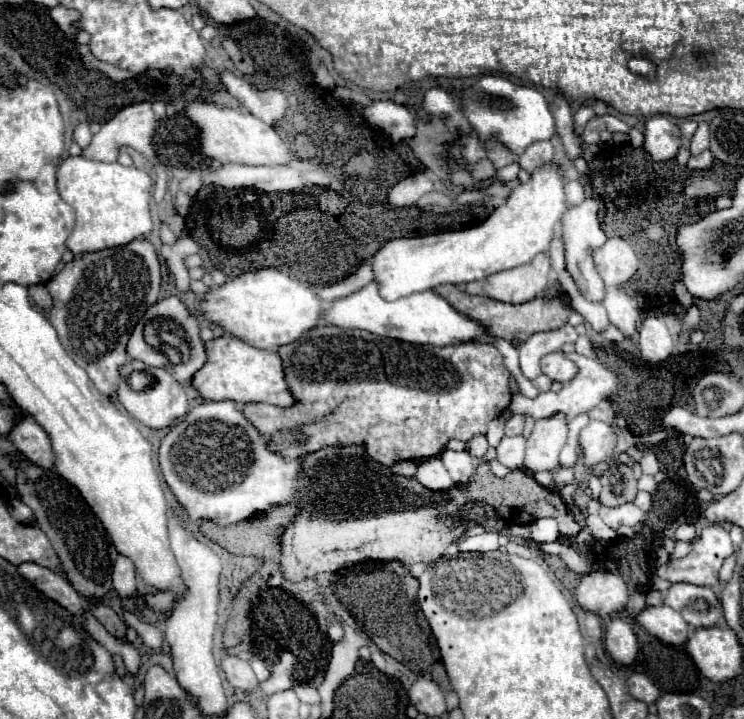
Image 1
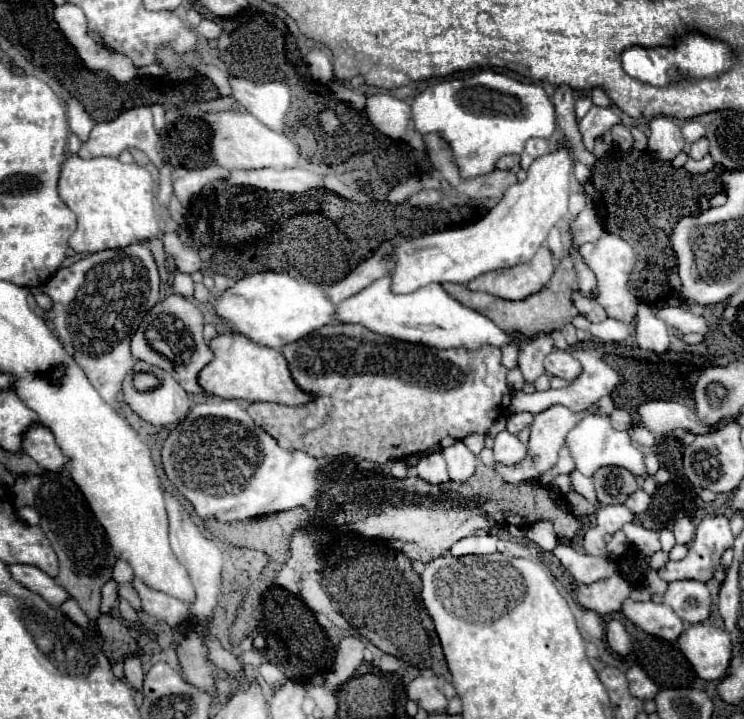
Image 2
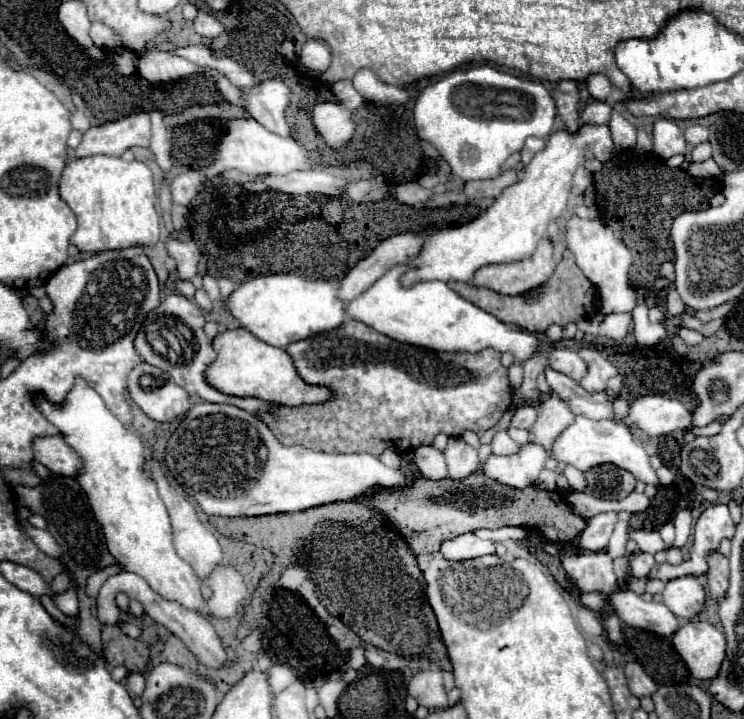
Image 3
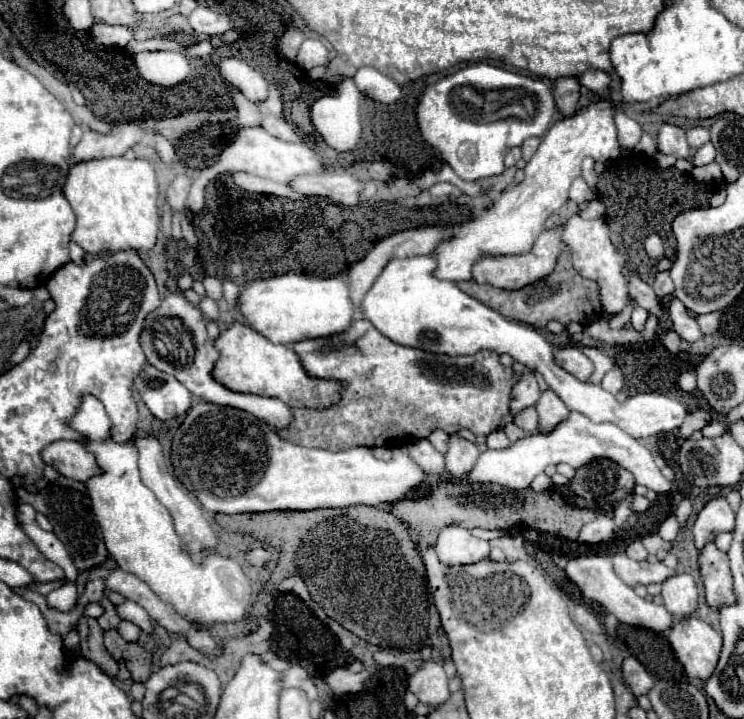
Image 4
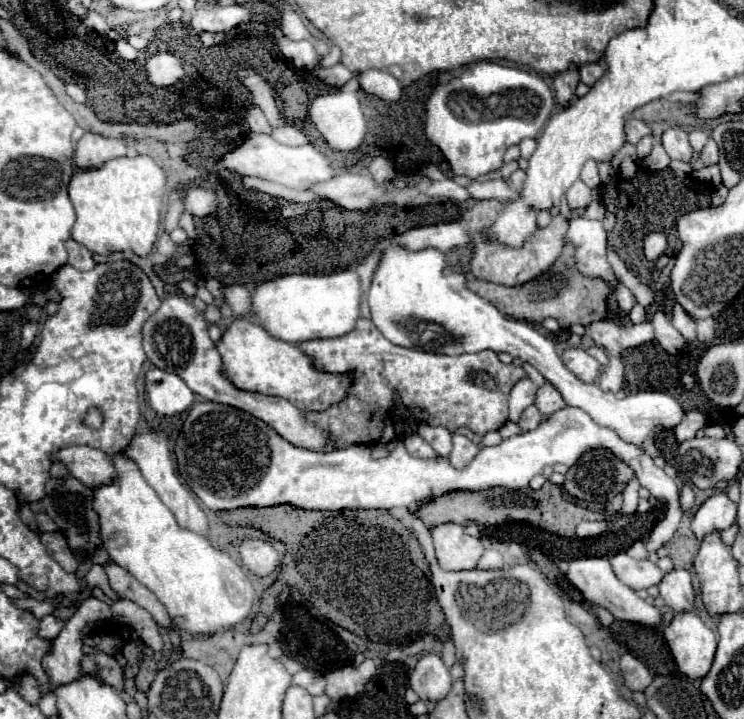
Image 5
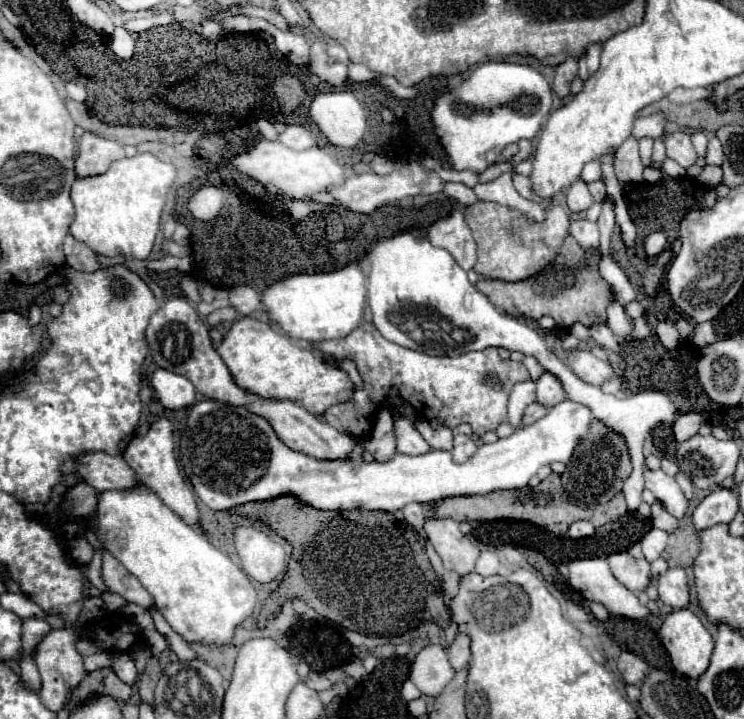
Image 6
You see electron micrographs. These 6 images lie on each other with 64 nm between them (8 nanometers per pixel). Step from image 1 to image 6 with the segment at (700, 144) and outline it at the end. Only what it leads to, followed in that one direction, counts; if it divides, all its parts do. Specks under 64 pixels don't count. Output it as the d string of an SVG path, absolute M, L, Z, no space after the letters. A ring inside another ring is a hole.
M708 134L708 138L710 138L710 144L708 144L708 156L706 156L706 162L708 162L708 164L722 164L724 152L722 152L720 140L718 140L714 134Z

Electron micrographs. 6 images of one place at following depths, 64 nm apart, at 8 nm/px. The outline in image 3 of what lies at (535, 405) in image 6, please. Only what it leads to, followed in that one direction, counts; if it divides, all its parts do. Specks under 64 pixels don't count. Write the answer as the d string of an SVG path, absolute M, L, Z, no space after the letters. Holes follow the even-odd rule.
M520 406L512 418L512 424L514 428L524 428L524 430L530 430L536 422L536 408L534 406Z

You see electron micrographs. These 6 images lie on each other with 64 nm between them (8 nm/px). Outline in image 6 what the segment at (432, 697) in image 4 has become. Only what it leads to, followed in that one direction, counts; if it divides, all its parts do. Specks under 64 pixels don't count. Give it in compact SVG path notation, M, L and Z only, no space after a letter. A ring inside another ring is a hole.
M442 644L424 646L410 672L410 680L418 686L418 690L426 696L438 696L446 684L454 678L454 670L448 662L448 652Z

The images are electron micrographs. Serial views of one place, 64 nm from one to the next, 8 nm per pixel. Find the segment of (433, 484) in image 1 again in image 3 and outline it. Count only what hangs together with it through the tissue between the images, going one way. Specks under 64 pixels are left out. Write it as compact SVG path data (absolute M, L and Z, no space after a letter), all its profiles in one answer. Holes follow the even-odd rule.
M418 446L412 450L412 454L414 454L414 464L420 468L420 474L424 478L438 480L448 476L444 454L434 446Z

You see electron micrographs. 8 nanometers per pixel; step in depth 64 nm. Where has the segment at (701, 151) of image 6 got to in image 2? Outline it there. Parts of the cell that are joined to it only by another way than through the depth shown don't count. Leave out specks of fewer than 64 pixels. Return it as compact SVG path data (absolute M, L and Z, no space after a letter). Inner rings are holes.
M688 120L686 124L684 124L684 138L686 138L686 142L696 142L696 140L700 140L702 136L706 136L706 130L704 130L704 126L702 124L698 124L698 122L694 122L694 120Z

